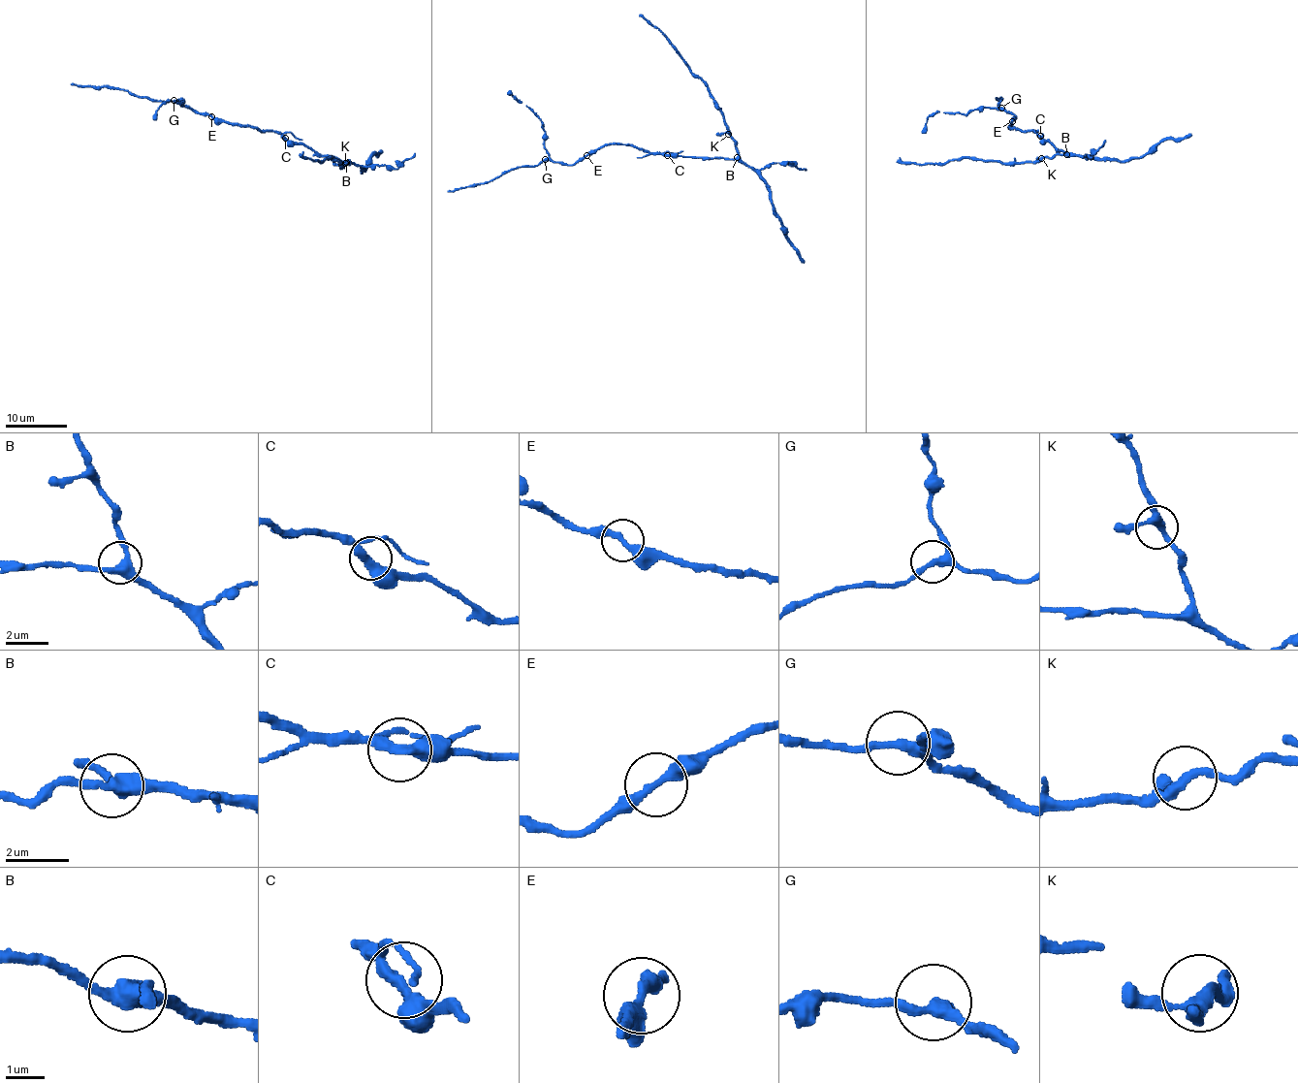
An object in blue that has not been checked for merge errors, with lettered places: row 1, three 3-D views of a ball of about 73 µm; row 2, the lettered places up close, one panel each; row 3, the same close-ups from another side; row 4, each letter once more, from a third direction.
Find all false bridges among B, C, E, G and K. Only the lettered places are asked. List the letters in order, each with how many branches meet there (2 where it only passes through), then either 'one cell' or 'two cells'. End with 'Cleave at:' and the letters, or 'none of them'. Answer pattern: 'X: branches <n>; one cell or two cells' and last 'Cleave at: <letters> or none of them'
B: branches 3; one cell
C: branches 3; one cell
E: branches 2; one cell
G: branches 3; one cell
K: branches 3; one cell
Cleave at: none of them

